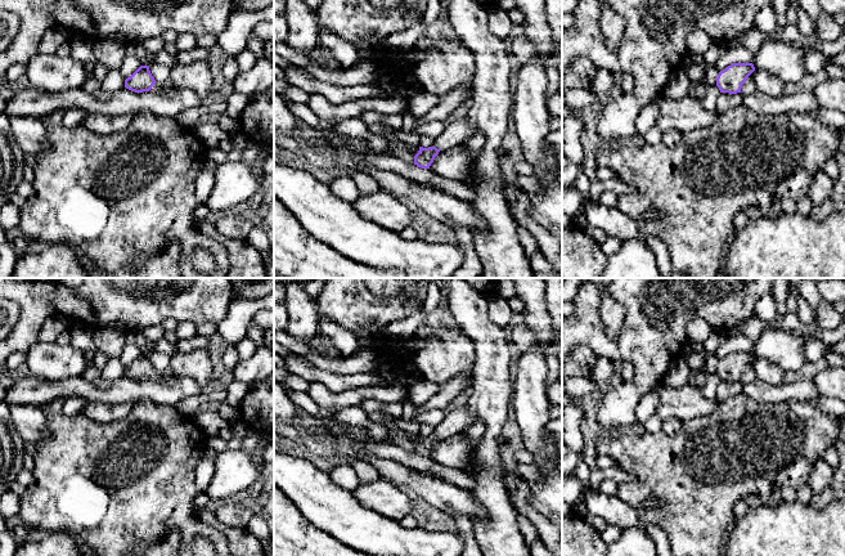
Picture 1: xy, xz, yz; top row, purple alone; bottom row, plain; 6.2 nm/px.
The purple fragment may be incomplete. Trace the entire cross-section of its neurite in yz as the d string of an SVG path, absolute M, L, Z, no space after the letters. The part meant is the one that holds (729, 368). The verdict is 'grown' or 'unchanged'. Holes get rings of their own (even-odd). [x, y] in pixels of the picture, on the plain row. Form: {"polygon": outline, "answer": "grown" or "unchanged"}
{"polygon": "M732 351L720 359L716 366L716 375L720 381L737 382L746 367L755 359L752 351Z", "answer": "unchanged"}

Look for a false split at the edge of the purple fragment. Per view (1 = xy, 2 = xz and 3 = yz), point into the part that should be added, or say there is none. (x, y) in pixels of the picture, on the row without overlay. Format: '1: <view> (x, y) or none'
1: none
2: none
3: none

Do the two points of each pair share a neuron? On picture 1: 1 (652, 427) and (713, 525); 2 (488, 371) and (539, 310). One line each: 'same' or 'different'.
1: different
2: different

